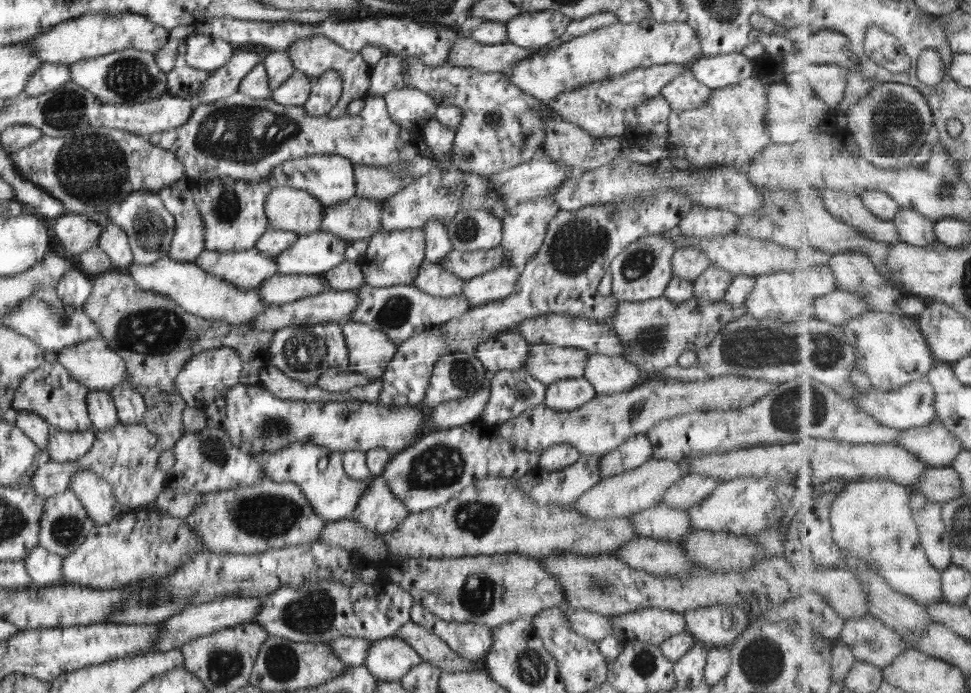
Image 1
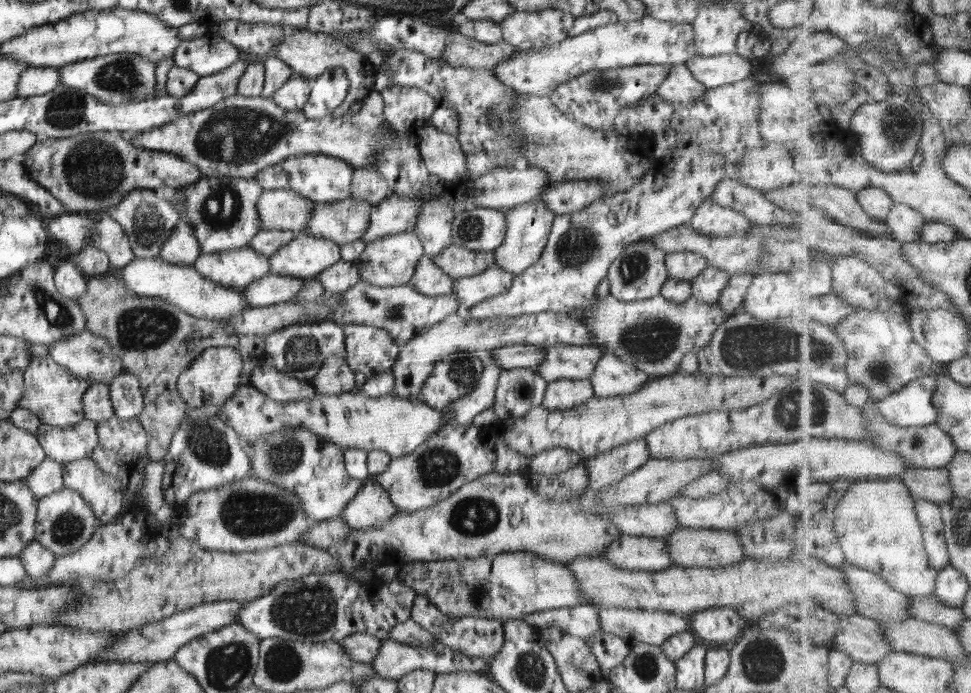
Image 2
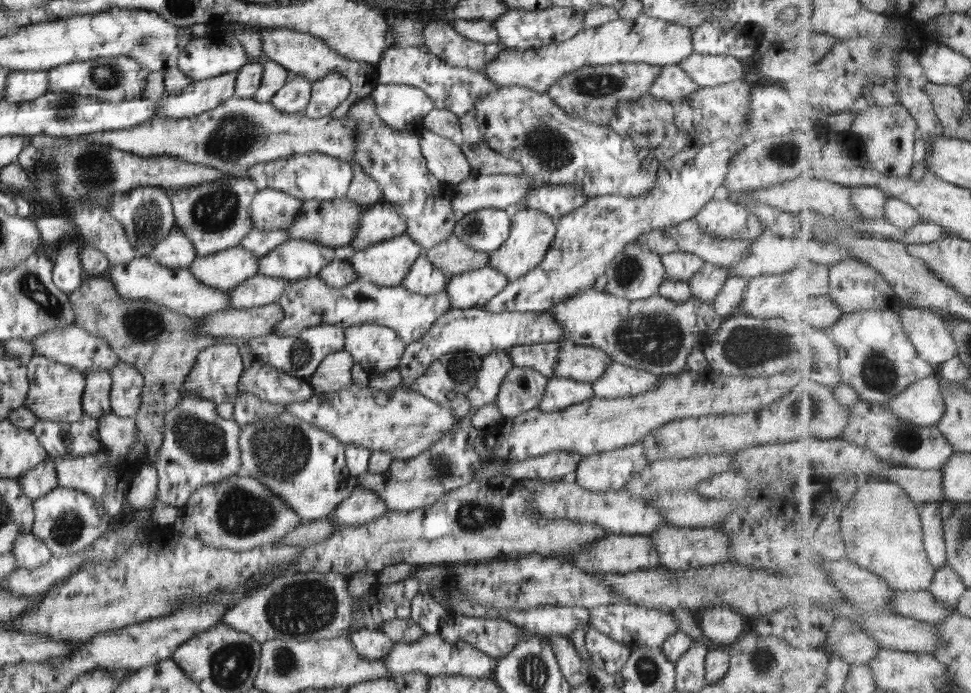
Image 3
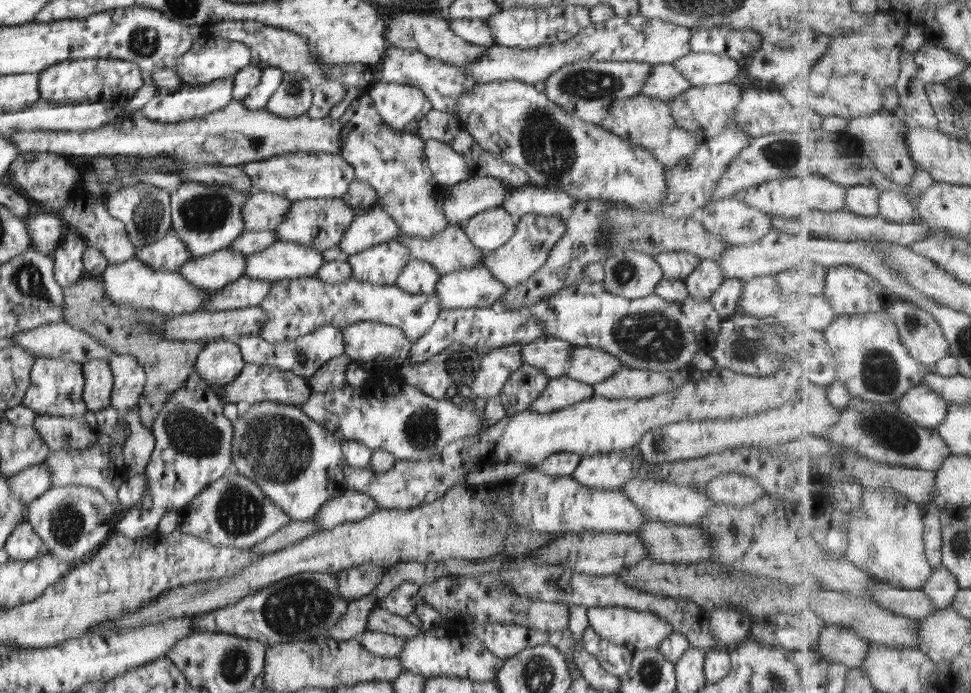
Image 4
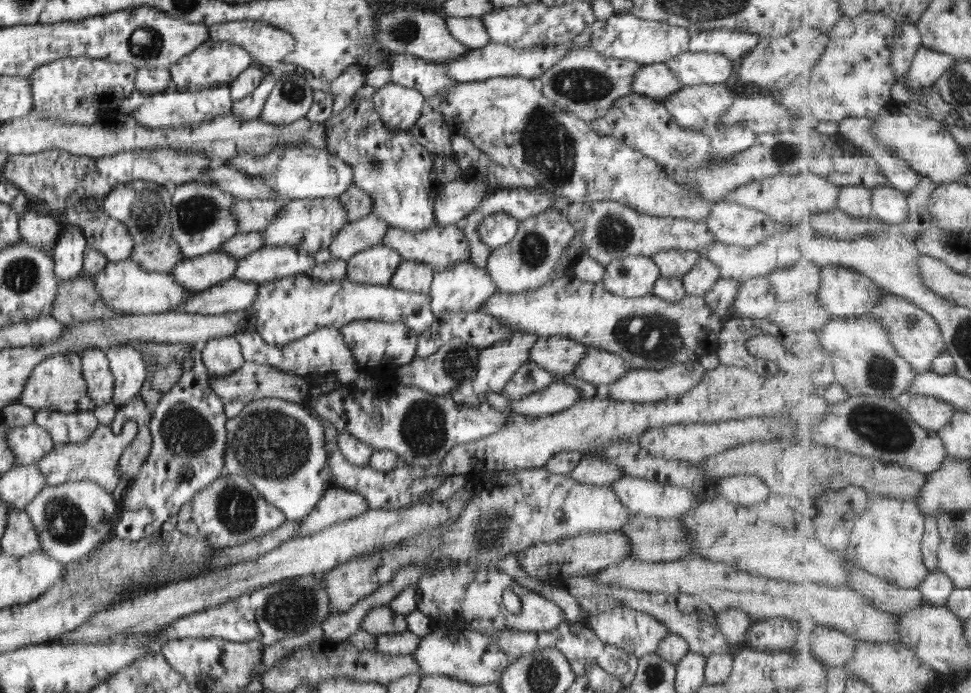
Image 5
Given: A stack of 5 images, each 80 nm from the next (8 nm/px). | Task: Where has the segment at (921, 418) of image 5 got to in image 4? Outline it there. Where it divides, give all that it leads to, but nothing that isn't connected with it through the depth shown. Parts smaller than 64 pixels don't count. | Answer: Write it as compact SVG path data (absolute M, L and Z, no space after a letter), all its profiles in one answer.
M925 383L916 384L907 394L900 398L899 409L913 418L916 424L931 428L943 424L945 417L948 416L949 402L937 394L936 390L931 390Z

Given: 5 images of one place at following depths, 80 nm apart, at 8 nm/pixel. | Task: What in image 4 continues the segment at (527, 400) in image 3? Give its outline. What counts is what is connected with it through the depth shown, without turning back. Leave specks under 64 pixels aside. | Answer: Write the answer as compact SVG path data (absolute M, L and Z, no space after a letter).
M520 364L504 382L498 395L507 415L524 411L543 392L548 376L528 364Z

